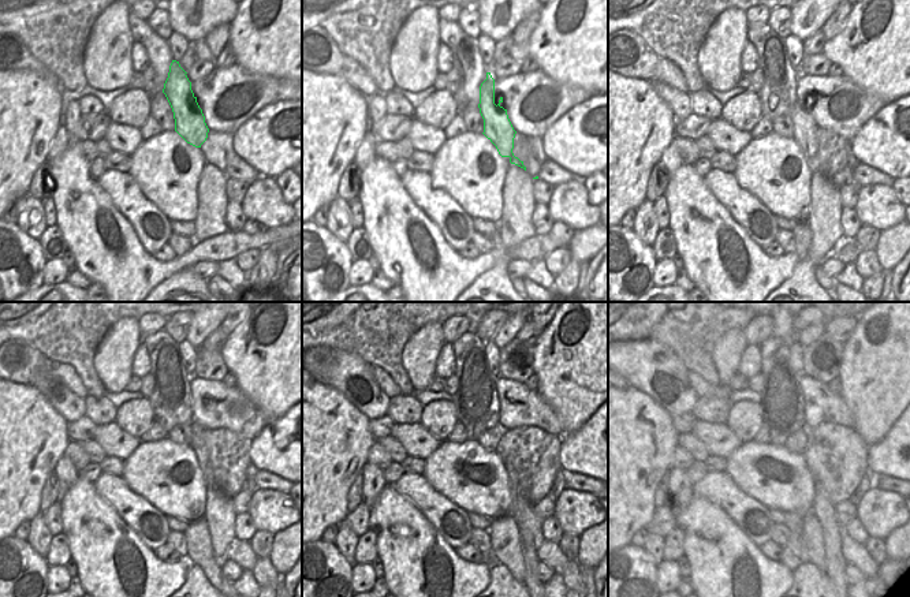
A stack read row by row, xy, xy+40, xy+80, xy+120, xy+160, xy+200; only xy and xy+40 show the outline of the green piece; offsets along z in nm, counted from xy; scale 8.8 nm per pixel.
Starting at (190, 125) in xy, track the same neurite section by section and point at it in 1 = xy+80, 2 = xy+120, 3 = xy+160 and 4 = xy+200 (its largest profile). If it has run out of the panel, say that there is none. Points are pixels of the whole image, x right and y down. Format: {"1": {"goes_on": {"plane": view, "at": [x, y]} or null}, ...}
{"1": {"goes_on": {"plane": "xy+80", "at": [805, 131]}}, "2": {"goes_on": {"plane": "xy+120", "at": [216, 480]}}, "3": {"goes_on": {"plane": "xy+160", "at": [534, 492]}}, "4": {"goes_on": {"plane": "xy+200", "at": [835, 564]}}}

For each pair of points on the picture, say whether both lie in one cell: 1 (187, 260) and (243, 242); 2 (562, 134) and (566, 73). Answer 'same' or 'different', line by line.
1: same
2: different

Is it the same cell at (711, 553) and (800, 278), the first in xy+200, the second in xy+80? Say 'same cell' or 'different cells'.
different cells

